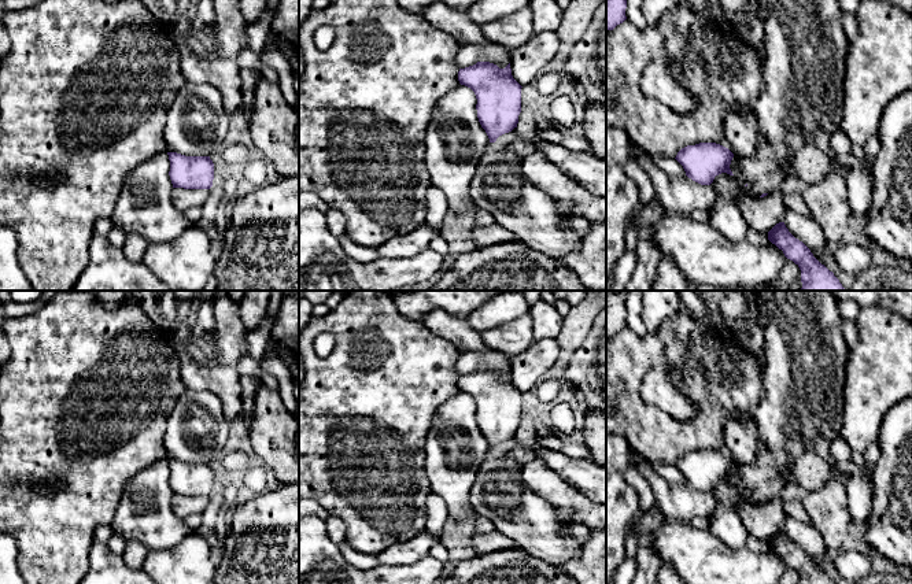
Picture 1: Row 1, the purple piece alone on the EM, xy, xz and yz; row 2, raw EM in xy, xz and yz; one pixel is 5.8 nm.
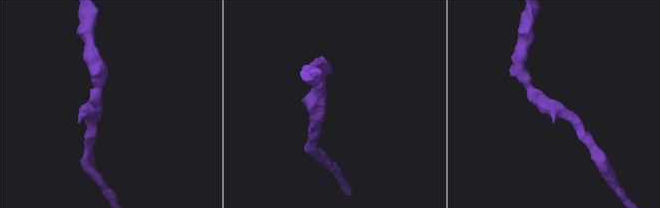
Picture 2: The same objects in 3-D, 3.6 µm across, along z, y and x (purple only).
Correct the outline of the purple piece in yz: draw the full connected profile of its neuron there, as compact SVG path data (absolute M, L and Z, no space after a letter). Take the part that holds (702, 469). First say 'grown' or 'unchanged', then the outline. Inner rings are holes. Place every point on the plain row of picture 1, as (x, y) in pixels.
unchanged; M699 450L682 455L676 467L683 473L686 483L701 492L710 492L716 483L734 483L730 472L734 461L716 450Z

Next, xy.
unchanged; M167 459L173 495L210 496L214 487L214 470L210 463L185 463Z

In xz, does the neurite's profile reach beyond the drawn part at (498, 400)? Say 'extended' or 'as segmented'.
as segmented

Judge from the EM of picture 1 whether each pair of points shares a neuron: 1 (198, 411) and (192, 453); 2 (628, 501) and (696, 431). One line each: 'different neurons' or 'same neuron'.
1: same neuron
2: different neurons

